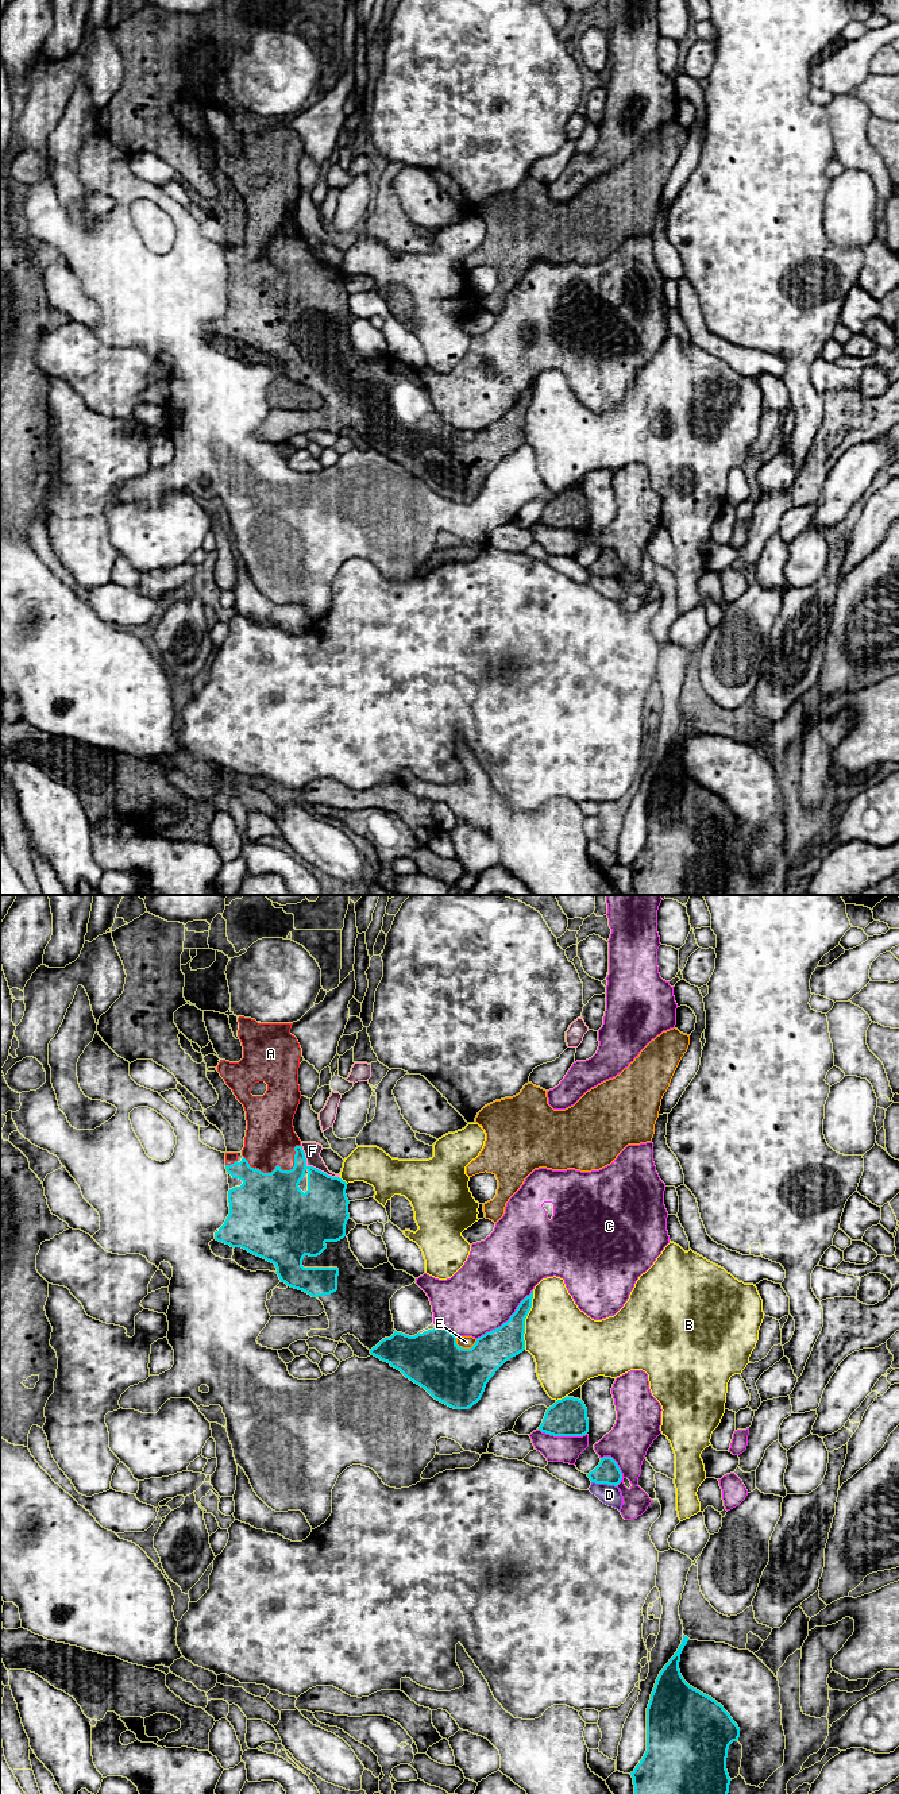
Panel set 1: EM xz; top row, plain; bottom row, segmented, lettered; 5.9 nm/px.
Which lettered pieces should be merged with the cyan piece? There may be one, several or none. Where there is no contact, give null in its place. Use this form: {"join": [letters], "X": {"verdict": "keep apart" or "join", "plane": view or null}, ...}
{"join": ["A"], "A": {"verdict": "join", "plane": "xz"}, "B": {"verdict": "keep apart", "plane": "xz"}, "C": {"verdict": "keep apart", "plane": "xz"}, "D": {"verdict": "keep apart", "plane": "xz"}, "E": {"verdict": "keep apart", "plane": "xz"}, "F": {"verdict": "keep apart", "plane": "xz"}}

